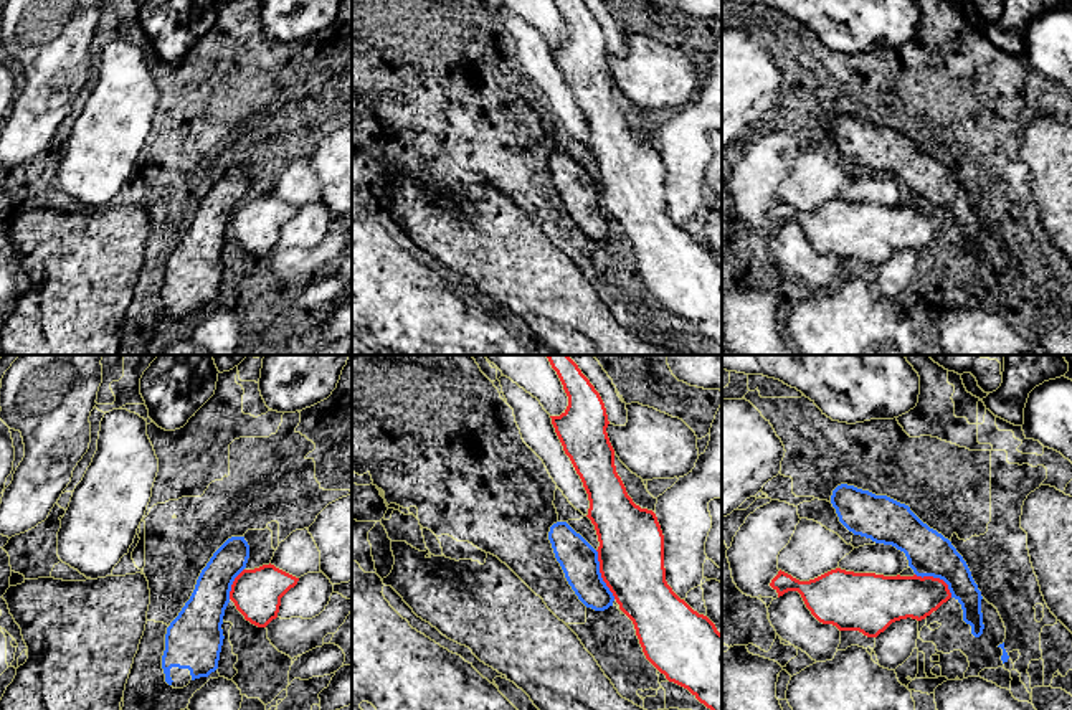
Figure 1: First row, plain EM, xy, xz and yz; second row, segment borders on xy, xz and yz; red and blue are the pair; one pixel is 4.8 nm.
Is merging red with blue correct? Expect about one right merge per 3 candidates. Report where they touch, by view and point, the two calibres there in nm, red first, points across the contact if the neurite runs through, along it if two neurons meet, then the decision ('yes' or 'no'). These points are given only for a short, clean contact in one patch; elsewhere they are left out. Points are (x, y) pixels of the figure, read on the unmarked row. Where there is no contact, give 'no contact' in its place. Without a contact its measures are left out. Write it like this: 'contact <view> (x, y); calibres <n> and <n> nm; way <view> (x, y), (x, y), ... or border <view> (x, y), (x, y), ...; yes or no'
contact xz (602, 205); calibres 320 and 190 nm; border xz (595, 180), (600, 207), (615, 228); no

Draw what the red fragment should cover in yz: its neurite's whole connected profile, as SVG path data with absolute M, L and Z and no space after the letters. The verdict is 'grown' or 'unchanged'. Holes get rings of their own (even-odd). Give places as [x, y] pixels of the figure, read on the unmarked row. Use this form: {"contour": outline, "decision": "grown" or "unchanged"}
{"contour": "M841 198L809 211L780 200L770 216L778 228L798 221L819 253L839 261L859 261L867 267L877 267L900 249L922 251L951 228L948 215L940 208L884 206Z", "decision": "unchanged"}

